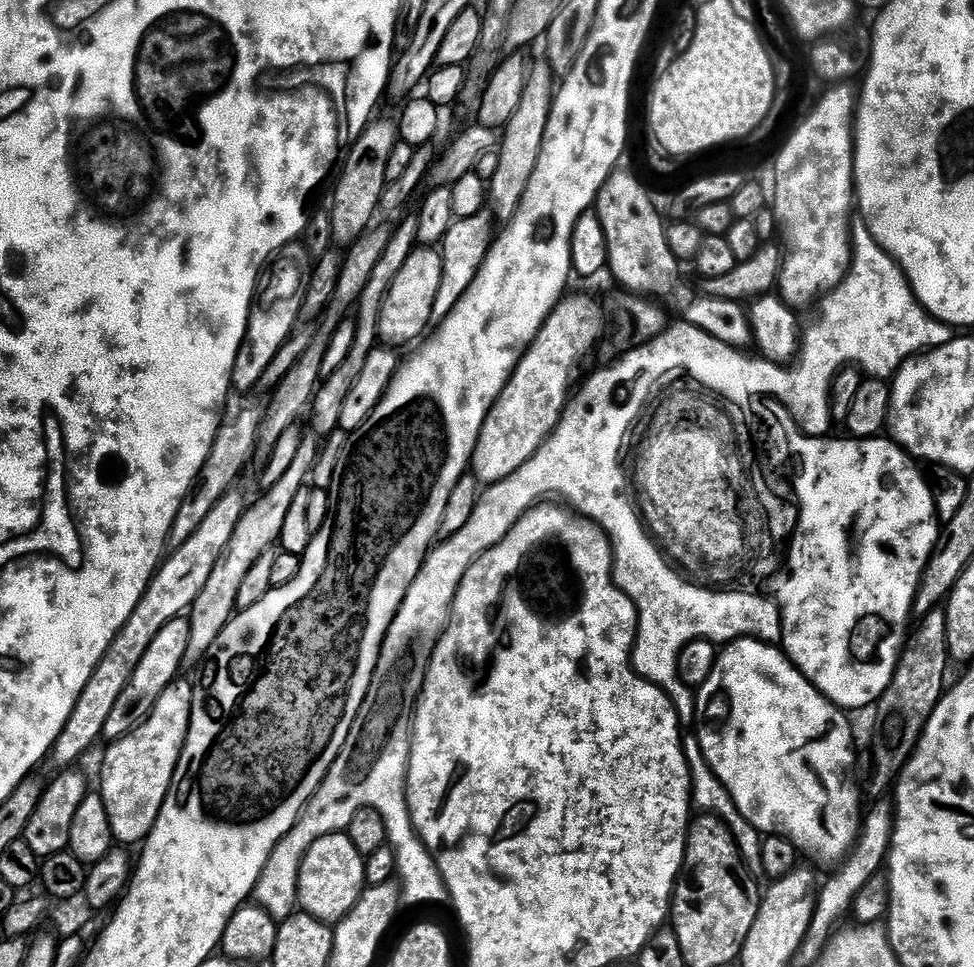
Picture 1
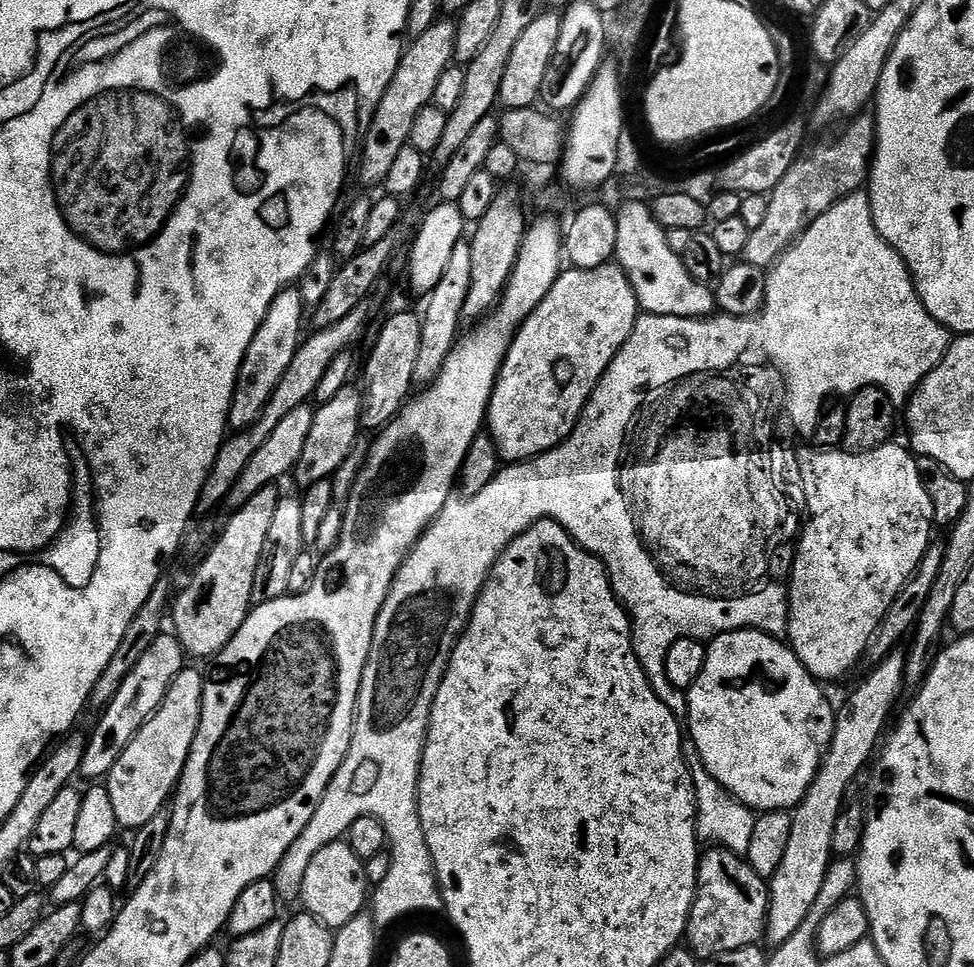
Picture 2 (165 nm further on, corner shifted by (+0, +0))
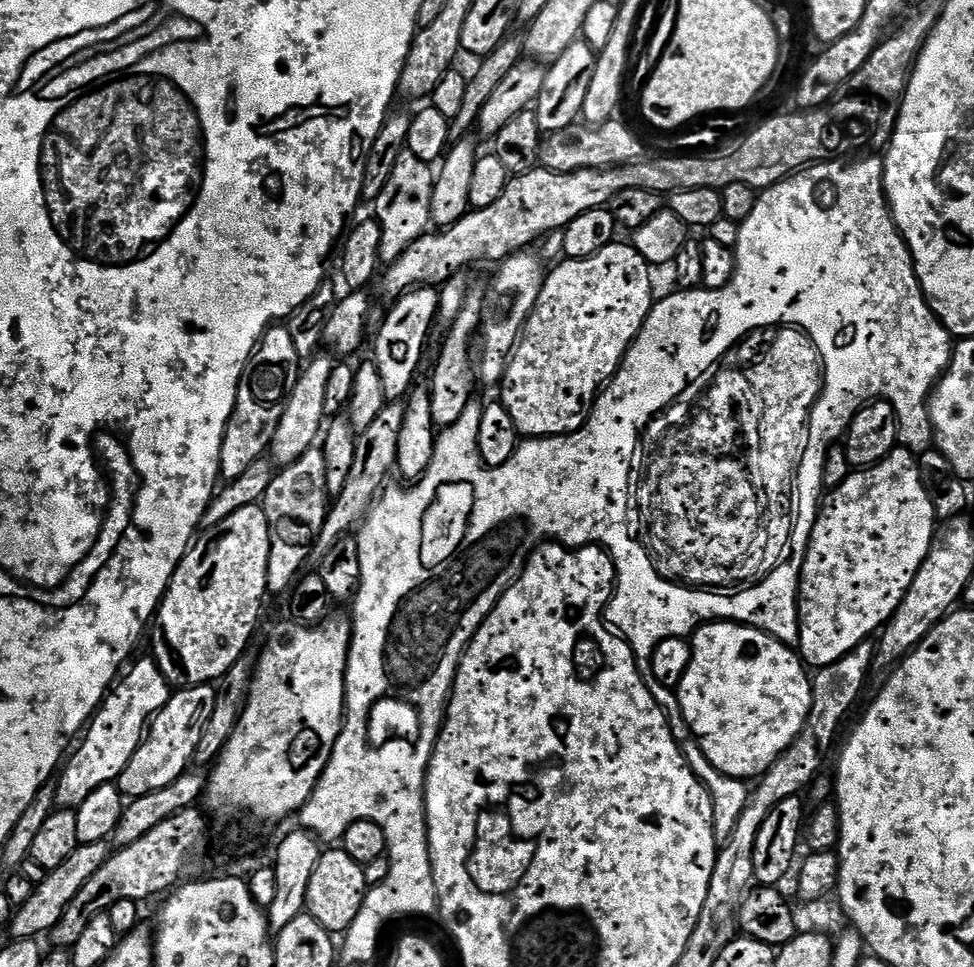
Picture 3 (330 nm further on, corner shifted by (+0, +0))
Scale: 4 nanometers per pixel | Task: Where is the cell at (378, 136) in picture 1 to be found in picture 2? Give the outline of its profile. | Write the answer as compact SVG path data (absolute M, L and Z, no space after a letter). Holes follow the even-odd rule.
M452 18L436 20L434 26L430 26L430 30L422 34L422 38L412 40L401 54L398 70L394 78L390 78L390 86L386 86L386 94L382 94L374 110L374 118L362 136L362 147L359 149L360 180L366 187L383 185L386 174L390 174L392 164L398 159L398 154L403 148L409 147L410 130L414 127L414 118L418 118L418 110L433 103L438 78L454 64L452 55L456 23Z

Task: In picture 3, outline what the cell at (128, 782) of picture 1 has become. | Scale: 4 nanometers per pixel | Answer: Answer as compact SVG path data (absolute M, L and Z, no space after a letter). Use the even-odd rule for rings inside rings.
M193 684L181 687L169 695L166 706L150 721L143 742L134 750L134 758L122 770L118 781L119 792L124 798L135 798L162 790L189 771L192 755L200 748L204 727L216 712L216 692L212 684Z

